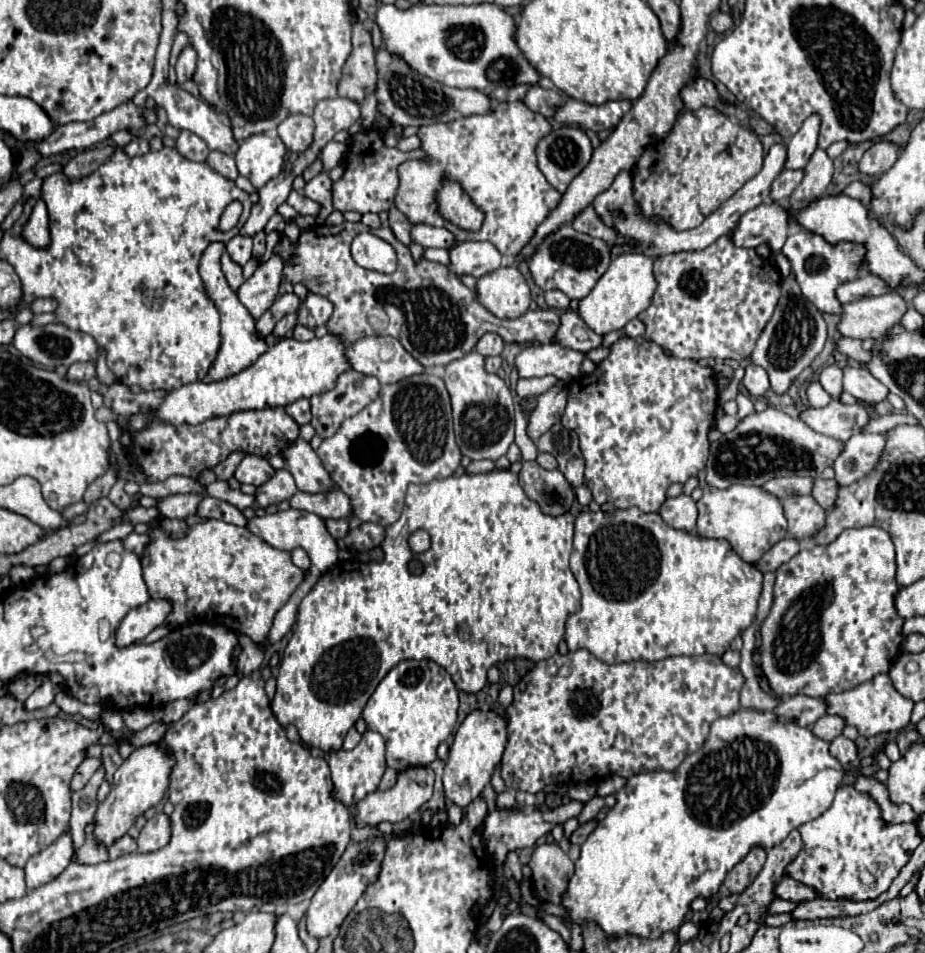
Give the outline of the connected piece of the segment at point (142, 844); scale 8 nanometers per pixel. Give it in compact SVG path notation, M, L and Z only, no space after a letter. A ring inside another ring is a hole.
M156 814L152 820L146 822L140 836L136 838L138 852L154 852L166 846L170 840L170 818L166 814Z

